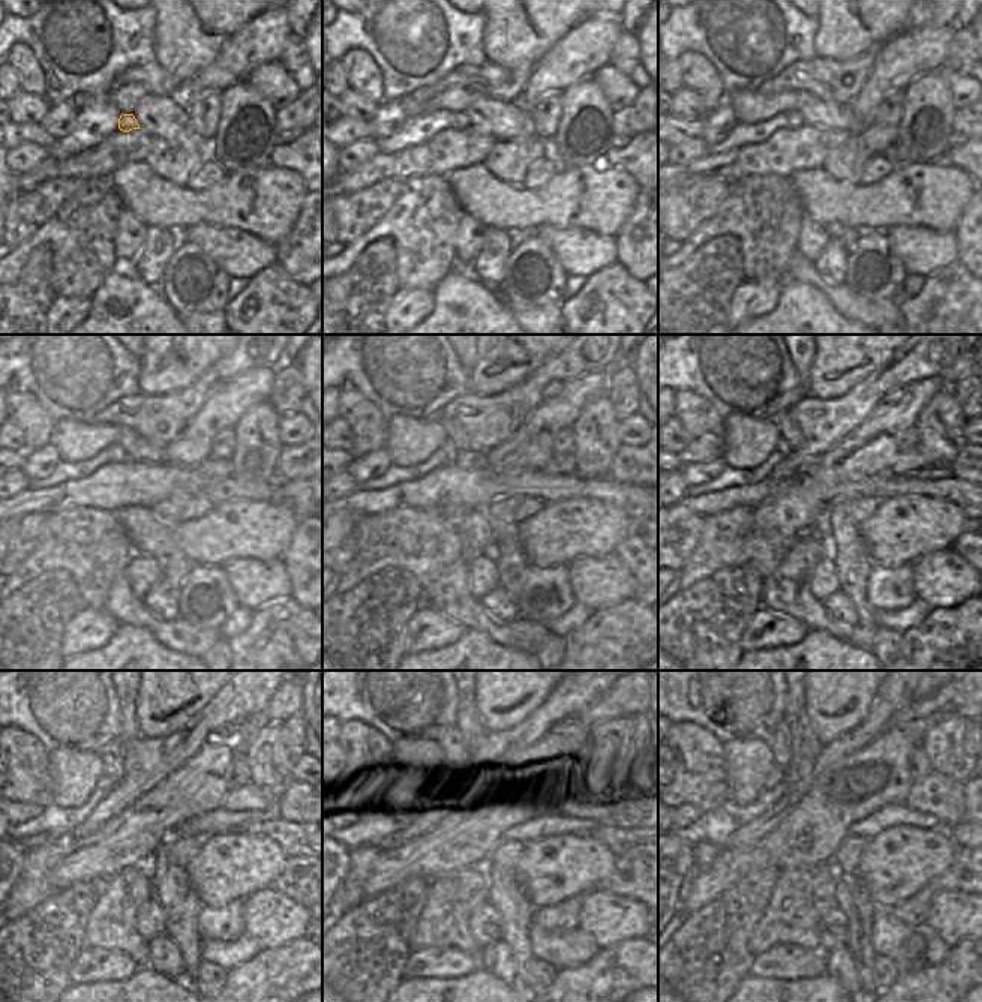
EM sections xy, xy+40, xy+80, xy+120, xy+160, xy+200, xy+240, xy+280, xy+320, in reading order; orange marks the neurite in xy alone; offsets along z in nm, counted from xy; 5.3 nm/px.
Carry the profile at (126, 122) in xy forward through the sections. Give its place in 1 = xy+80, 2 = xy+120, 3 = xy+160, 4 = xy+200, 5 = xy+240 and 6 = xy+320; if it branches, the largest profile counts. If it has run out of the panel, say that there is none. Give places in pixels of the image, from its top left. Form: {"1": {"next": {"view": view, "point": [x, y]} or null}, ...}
{"1": {"next": {"view": "xy+80", "point": [795, 120]}}, "2": {"next": {"view": "xy+120", "point": [117, 453]}}, "3": {"next": {"view": "xy+160", "point": [452, 453]}}, "4": {"next": {"view": "xy+200", "point": [781, 447]}}, "5": {"next": {"view": "xy+240", "point": [105, 782]}}, "6": {"next": {"view": "xy+320", "point": [775, 774]}}}

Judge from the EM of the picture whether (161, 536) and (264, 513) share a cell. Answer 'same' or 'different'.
same

